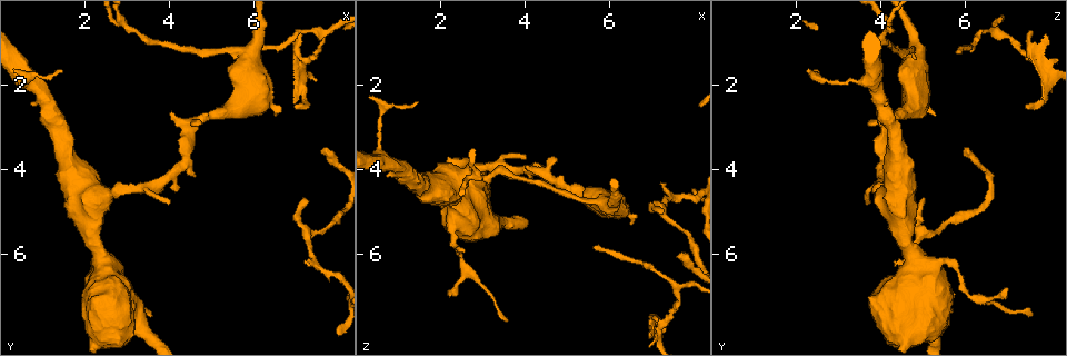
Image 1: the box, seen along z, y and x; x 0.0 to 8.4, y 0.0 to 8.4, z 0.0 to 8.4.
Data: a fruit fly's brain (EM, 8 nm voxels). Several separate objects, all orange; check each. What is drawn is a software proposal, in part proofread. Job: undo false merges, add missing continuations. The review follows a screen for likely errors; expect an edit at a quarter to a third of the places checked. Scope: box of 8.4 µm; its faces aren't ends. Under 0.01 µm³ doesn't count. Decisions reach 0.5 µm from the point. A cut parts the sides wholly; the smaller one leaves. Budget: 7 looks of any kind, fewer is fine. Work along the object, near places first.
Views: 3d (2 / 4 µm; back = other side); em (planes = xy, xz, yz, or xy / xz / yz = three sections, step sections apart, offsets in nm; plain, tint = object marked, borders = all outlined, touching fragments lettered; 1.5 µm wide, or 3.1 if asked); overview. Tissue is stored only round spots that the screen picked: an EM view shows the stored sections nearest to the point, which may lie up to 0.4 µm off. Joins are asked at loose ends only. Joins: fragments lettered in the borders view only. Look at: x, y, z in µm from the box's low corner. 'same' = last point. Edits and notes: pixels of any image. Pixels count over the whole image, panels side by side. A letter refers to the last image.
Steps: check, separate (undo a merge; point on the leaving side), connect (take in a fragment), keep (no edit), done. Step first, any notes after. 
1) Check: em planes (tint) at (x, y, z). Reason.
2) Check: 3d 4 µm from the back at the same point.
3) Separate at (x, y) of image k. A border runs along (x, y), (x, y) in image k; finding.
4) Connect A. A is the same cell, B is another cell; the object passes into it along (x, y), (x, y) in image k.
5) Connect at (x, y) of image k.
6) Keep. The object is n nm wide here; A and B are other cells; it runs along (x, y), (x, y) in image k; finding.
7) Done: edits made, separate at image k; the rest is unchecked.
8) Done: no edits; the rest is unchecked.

Check: em planes (tint) at (7.20, 1.45, 7.60). Sharp bend.

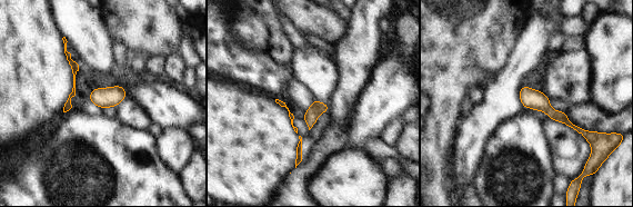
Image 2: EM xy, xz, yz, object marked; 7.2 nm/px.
Check: em planes (borders) at the same point. See the neighbours.

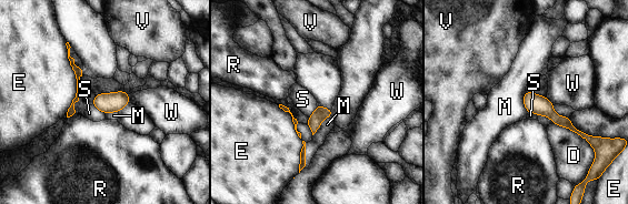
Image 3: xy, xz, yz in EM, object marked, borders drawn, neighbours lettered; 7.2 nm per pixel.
Keep. D, E, M, R, S, V and W are other cells; it runs along (527, 94), (557, 120), (588, 138) in image 3; continuous, no second neuron.

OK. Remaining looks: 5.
Check: em xy step 8 (tint) at (7.25, 5.55, 4.95).

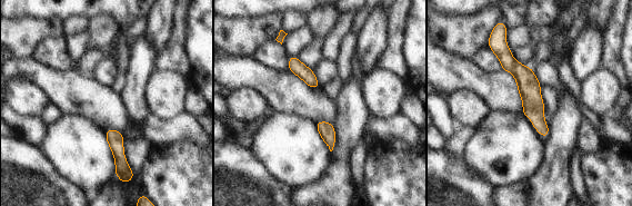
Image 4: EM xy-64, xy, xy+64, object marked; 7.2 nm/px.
Check: em planes (borders) at the same point.

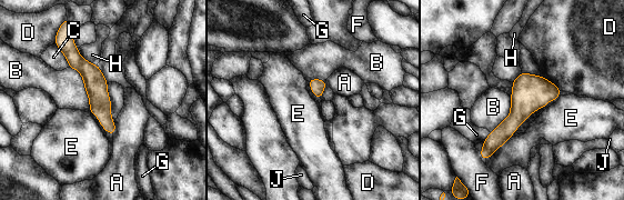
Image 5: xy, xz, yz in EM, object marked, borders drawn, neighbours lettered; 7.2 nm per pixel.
Keep. The object is 90 nm wide here; A, B, C, D, E, F, G, H and J are other cells; it runs along (68, 42), (92, 76), (112, 131) in image 5; continuous, no second neuron.

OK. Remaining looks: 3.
Check: 3d 4 µm at (1.50, 1.70, 2.45). Thin end.

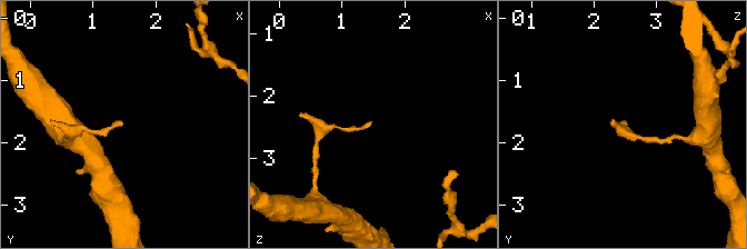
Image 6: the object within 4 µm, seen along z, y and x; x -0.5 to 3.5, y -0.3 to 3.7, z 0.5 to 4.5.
Check: em xz step 4 (borders) at (1.45, 1.60, 2.45). Shape alone is not enough.

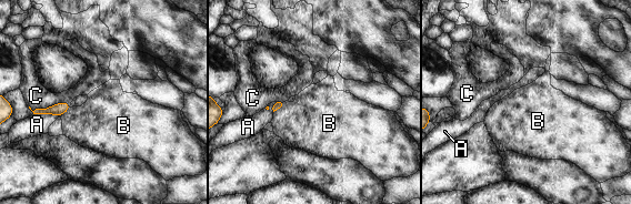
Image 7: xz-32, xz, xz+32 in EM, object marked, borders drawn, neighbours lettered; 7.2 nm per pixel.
Keep. A, B and C are other cells; a border runs along (72, 106), (60, 116) in image 7; no lettered fragment goes on from it.

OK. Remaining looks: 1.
Done: no edits; the rest is unchecked.

